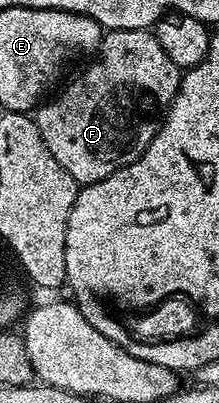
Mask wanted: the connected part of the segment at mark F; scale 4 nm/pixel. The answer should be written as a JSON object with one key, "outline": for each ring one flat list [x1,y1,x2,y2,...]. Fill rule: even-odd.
{"outline":[[150,29,109,30,90,63,59,97,51,96,45,103,39,104,33,114,48,151,52,151,56,163,60,163,60,167,64,167,64,171,68,171,68,175,72,175,79,186,108,179,108,175,136,163,136,159,144,155,148,143,152,143,162,126,162,119,172,99,178,94,183,75,183,70,178,69,172,59,168,59,167,52,160,47]]}

